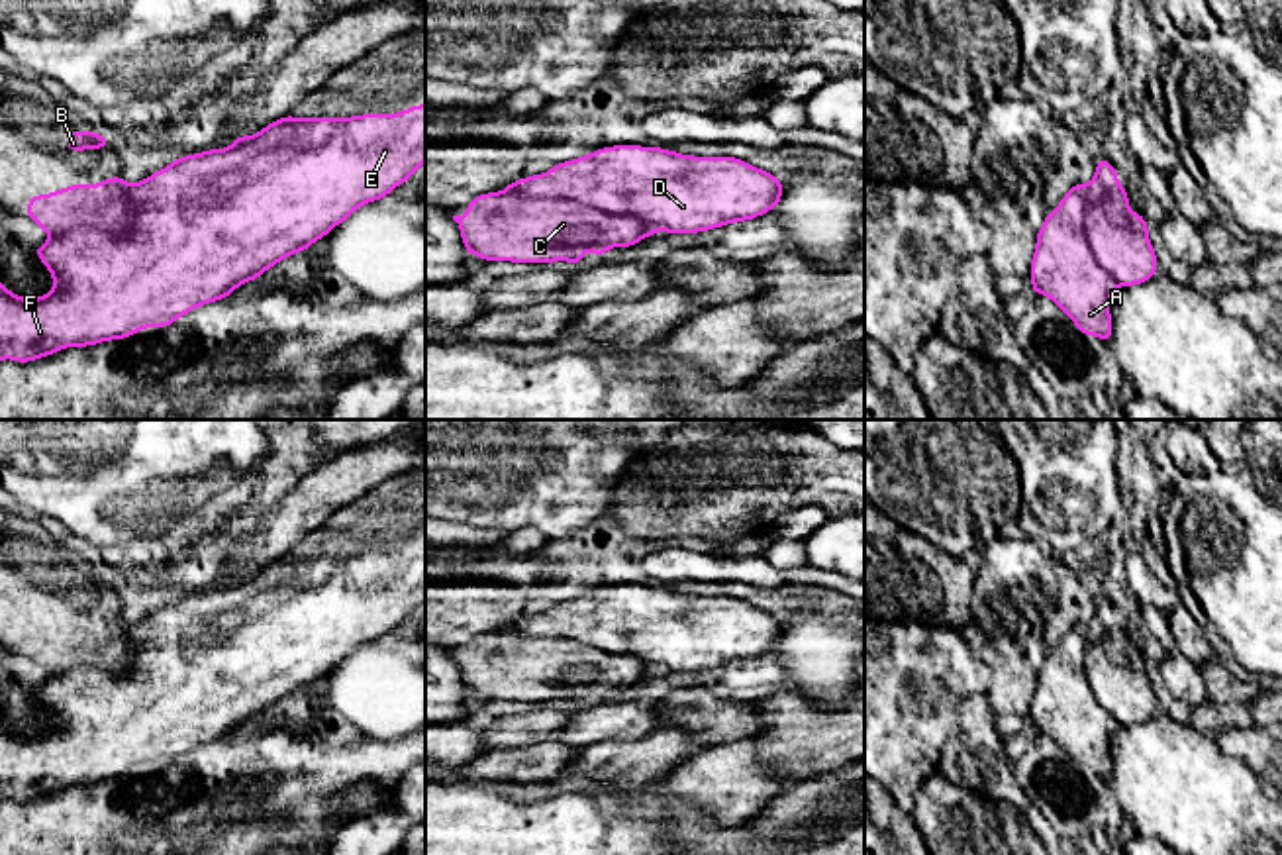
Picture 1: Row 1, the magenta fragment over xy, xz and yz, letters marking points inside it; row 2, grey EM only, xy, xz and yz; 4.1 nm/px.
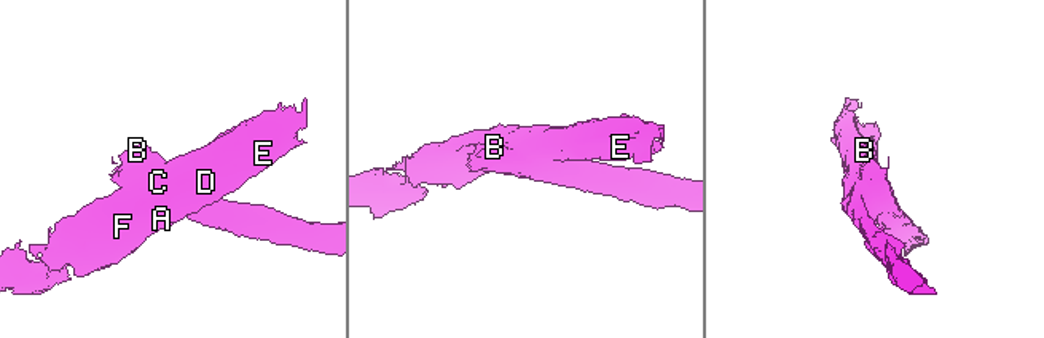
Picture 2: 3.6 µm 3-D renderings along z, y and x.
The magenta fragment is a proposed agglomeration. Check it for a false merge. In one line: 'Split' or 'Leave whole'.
Split

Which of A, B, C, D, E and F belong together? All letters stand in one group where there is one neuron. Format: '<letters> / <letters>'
A D E F / B C

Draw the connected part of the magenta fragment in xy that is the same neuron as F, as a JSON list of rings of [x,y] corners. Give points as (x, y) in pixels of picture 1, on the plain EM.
[[[425,543],[398,553],[351,557],[288,553],[251,577],[239,573],[231,586],[174,598],[151,616],[127,624],[137,665],[131,675],[118,675],[108,667],[80,667],[53,675],[33,688],[55,720],[51,731],[41,737],[22,737],[0,720],[0,800],[31,802],[65,786],[86,786],[125,779],[145,767],[173,765],[194,747],[227,737],[243,722],[257,720],[282,698],[306,690],[363,643],[376,641],[414,618],[423,602]]]

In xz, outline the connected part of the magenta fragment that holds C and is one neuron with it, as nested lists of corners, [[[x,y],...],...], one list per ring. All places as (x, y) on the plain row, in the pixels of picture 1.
[[[510,629],[474,635],[467,653],[453,659],[461,667],[467,692],[482,700],[582,704],[588,688],[594,688],[600,700],[610,686],[631,686],[655,673],[635,655],[600,651],[567,637],[525,637]]]

